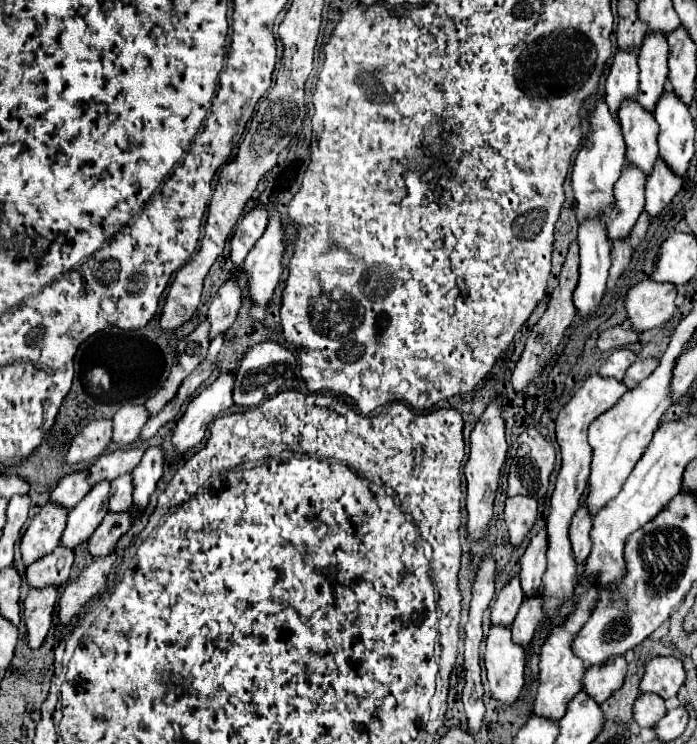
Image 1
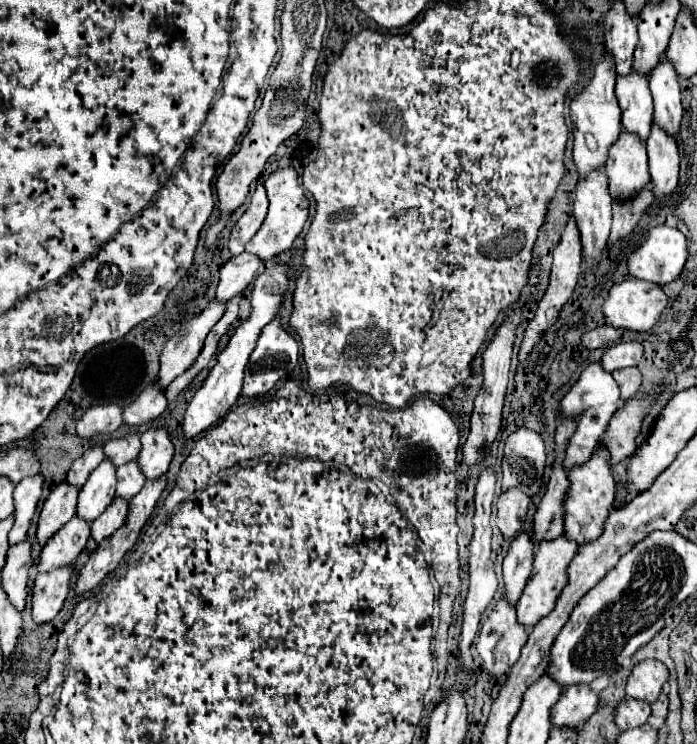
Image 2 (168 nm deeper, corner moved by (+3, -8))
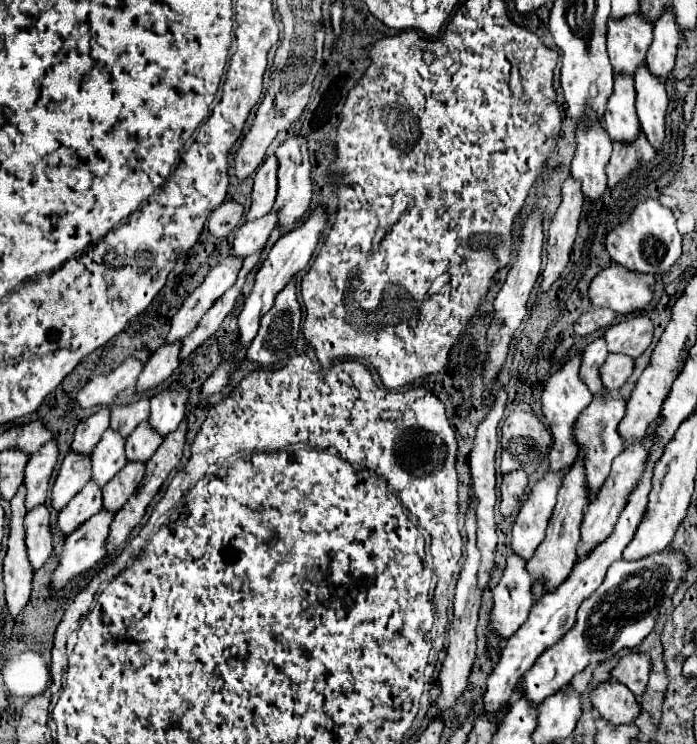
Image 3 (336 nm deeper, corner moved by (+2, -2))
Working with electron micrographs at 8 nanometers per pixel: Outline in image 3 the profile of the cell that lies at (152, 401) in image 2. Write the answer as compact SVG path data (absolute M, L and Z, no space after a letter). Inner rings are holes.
M165 344L149 358L143 372L139 374L137 394L145 394L157 388L175 372L175 368L179 366L179 350L181 350L181 344L171 344L171 346Z

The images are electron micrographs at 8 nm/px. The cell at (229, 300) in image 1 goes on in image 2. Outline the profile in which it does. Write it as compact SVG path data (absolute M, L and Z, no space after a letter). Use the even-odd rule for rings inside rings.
M242 252L240 256L232 256L228 262L220 268L220 284L216 290L216 296L220 300L228 300L248 288L248 284L256 278L258 270L262 266L262 260L256 254Z

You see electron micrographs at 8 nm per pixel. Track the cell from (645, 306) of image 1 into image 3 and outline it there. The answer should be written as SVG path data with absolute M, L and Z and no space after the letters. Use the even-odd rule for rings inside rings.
M611 264L593 278L589 298L593 306L611 308L621 316L639 314L653 298L653 284L653 274L637 274L621 264Z

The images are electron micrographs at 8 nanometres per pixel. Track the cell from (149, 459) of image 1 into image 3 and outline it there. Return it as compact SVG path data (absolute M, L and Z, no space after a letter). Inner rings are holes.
M165 390L151 398L151 414L149 424L161 438L177 430L181 420L185 418L185 402L189 398L187 390Z

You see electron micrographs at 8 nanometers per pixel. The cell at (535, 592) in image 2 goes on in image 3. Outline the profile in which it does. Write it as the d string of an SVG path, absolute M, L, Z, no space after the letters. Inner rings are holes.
M581 458L573 464L573 468L563 476L563 484L561 490L557 494L557 504L553 508L547 532L545 532L545 540L541 542L541 546L537 548L535 556L527 562L527 570L533 578L533 582L545 582L545 592L553 592L561 582L565 582L565 578L569 576L569 572L573 570L573 566L577 564L577 542L581 540L581 522L583 522L583 508L587 506L587 486L585 486L585 474L583 474L583 466L581 466Z

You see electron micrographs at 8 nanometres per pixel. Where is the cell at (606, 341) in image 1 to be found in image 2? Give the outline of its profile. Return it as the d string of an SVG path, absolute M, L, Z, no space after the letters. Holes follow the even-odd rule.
M604 324L604 326L598 326L594 330L588 330L586 334L582 334L580 340L588 350L594 350L594 348L604 348L604 346L618 342L622 338L622 334L624 334L624 330L614 328L610 324Z

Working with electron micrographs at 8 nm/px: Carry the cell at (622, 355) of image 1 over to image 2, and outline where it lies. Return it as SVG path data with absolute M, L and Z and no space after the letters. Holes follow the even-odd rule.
M638 340L618 342L618 344L612 344L608 350L604 350L602 364L604 364L604 370L608 370L608 372L612 372L616 368L638 366L642 354L644 354L644 348L642 348L642 342L638 342Z

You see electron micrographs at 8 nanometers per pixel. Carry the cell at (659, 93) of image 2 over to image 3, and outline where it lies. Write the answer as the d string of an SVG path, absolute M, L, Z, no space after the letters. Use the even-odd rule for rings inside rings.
M667 10L653 24L653 44L647 52L647 68L661 82L667 82L673 72L679 44L681 44L681 34L673 20L673 10Z

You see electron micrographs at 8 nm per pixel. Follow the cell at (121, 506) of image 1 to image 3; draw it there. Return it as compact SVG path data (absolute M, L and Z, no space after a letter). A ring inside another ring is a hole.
M143 422L137 426L137 430L127 438L125 442L125 452L129 462L147 462L155 450L161 444L161 436L149 426L149 422Z

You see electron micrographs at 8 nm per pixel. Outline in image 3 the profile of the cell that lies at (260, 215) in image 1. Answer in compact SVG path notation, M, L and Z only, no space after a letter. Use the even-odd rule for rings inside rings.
M271 154L255 172L251 210L245 214L245 222L265 216L275 202L275 194L277 194L277 158Z

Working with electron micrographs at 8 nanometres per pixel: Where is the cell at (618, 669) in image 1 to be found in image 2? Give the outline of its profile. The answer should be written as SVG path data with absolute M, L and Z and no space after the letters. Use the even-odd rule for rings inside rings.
M568 686L552 706L552 726L580 728L596 712L598 696L588 686Z

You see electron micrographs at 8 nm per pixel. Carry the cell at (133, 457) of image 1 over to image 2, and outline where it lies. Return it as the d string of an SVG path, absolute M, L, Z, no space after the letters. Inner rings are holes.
M130 432L122 438L108 438L104 442L104 454L116 466L138 458L138 452L140 452L140 434L138 432Z

